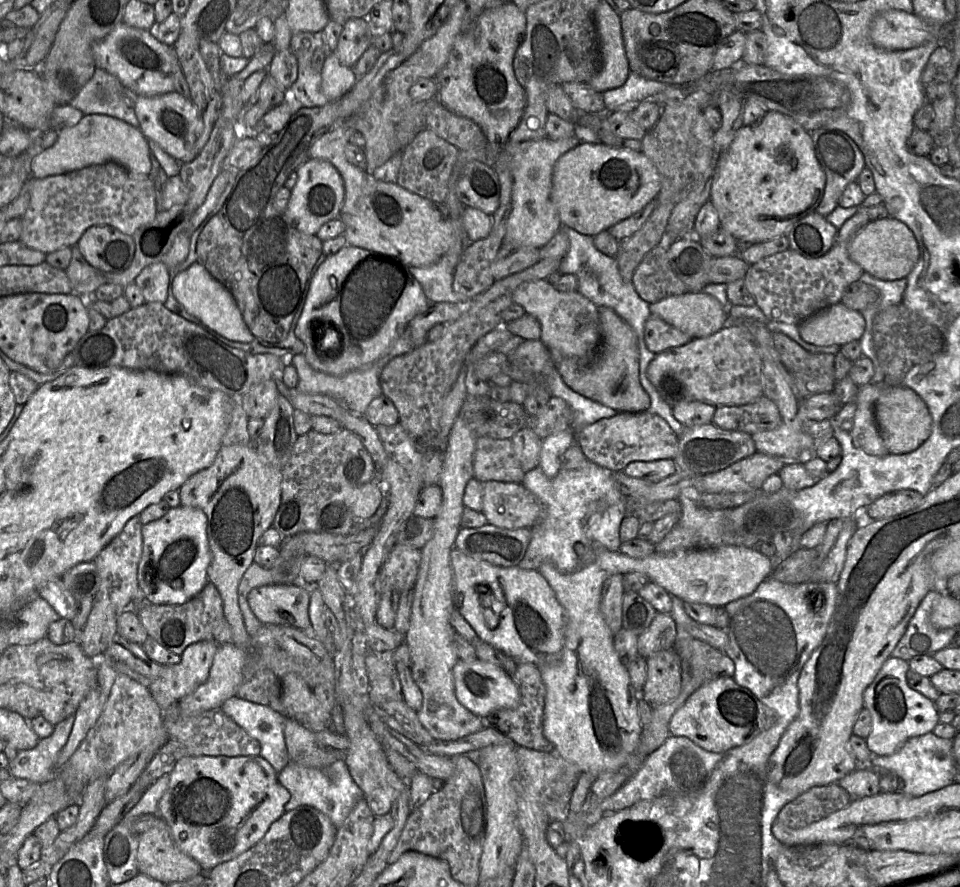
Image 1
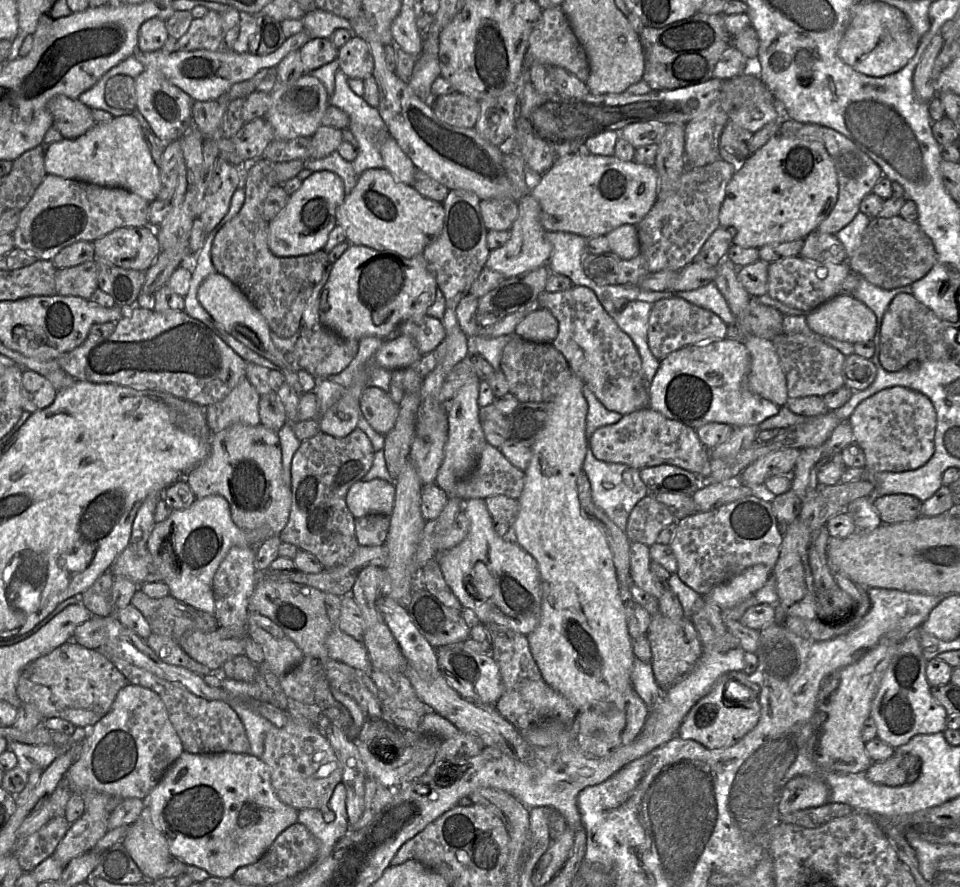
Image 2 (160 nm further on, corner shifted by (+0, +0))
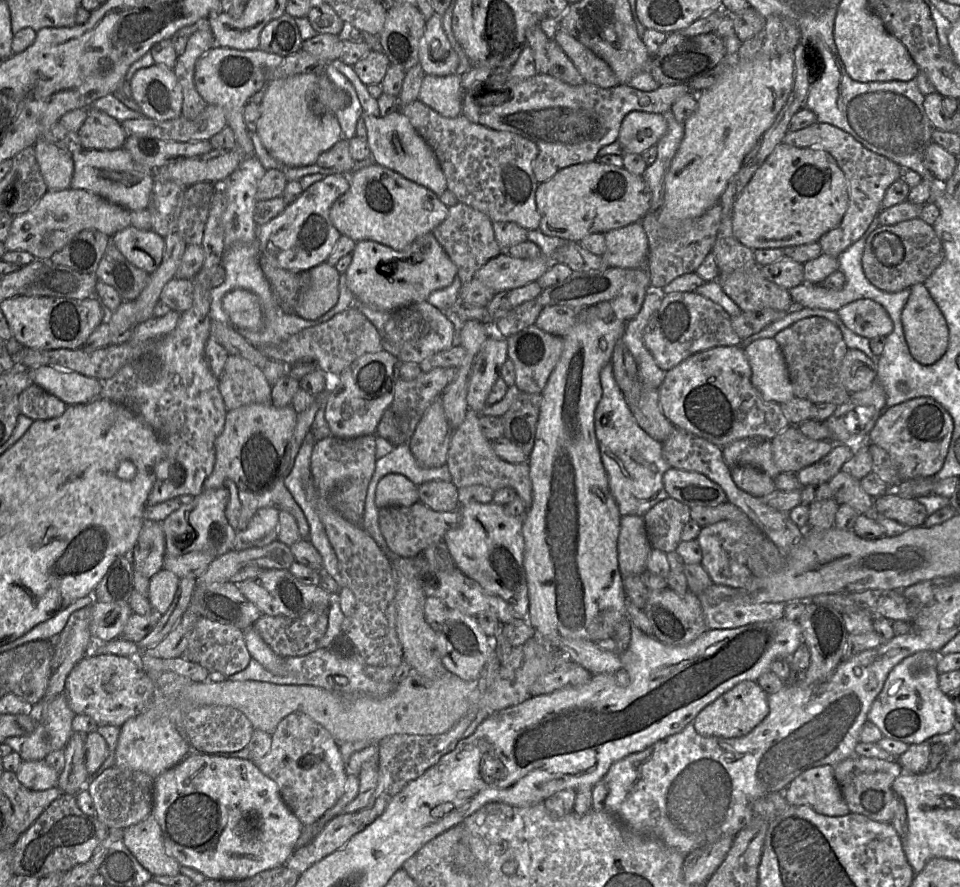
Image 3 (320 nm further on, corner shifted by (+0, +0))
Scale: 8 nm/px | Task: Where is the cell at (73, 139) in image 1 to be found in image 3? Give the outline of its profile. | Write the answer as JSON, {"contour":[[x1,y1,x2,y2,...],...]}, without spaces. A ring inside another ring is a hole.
{"contour":[[122,148,115,150,87,150,72,154,74,172,70,187,87,190,126,209,141,211,147,209,149,197,154,185,153,171,139,166]]}

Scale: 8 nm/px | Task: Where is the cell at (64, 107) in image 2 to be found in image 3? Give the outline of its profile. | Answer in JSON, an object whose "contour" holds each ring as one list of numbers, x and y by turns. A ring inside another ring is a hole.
{"contour":[[92,106,77,134,82,147,87,150,115,150,122,148,127,139,116,119]]}

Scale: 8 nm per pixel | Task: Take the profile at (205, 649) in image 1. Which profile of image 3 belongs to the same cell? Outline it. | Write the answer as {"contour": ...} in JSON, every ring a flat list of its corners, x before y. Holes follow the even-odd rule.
{"contour":[[276,507,258,509,246,527,236,533,232,549,244,550,252,547,261,547,276,540,279,513,280,510]]}

